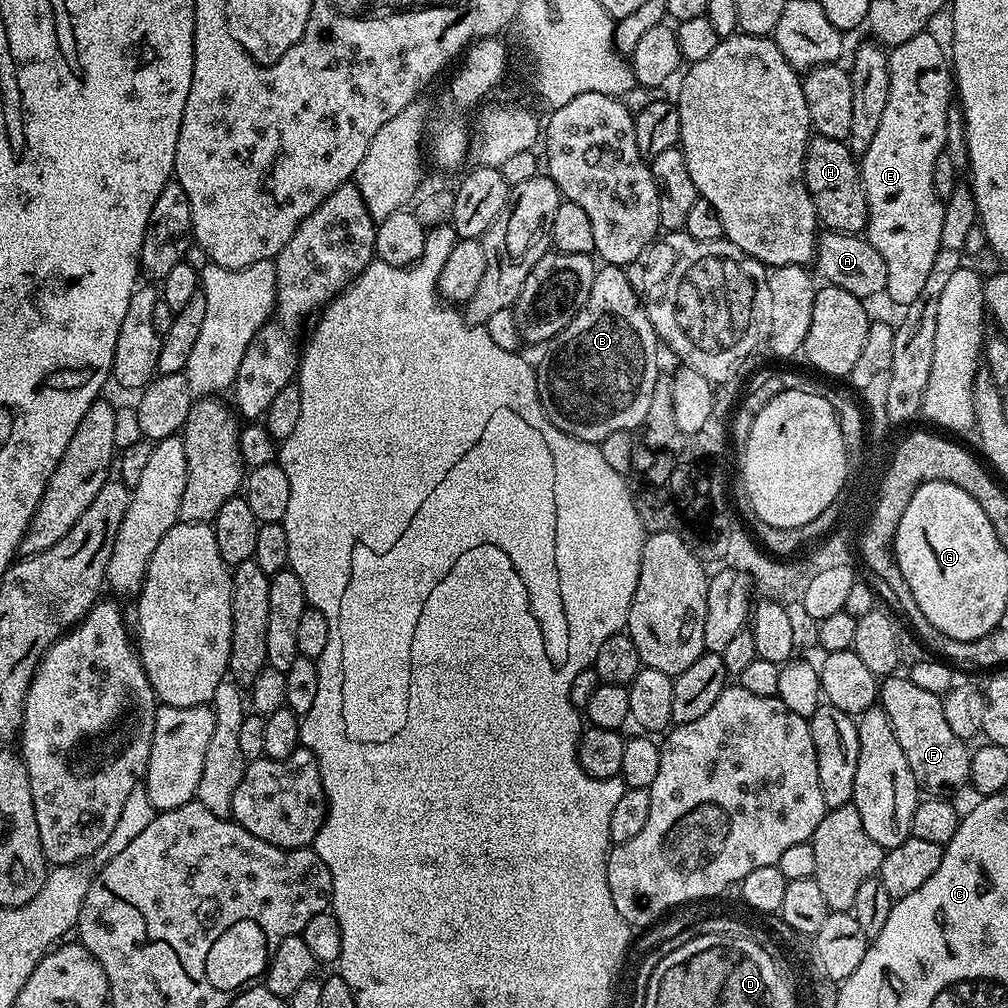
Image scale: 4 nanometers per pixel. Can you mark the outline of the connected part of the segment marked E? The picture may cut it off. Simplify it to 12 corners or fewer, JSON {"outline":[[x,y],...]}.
{"outline":[[925,30],[888,52],[890,99],[859,161],[886,296],[922,294],[950,56]]}

